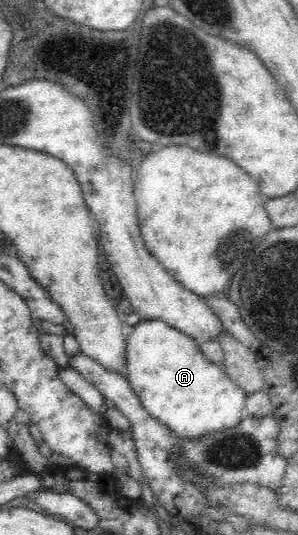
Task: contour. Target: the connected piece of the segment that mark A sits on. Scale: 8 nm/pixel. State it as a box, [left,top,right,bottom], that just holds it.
[126,320,247,440]

